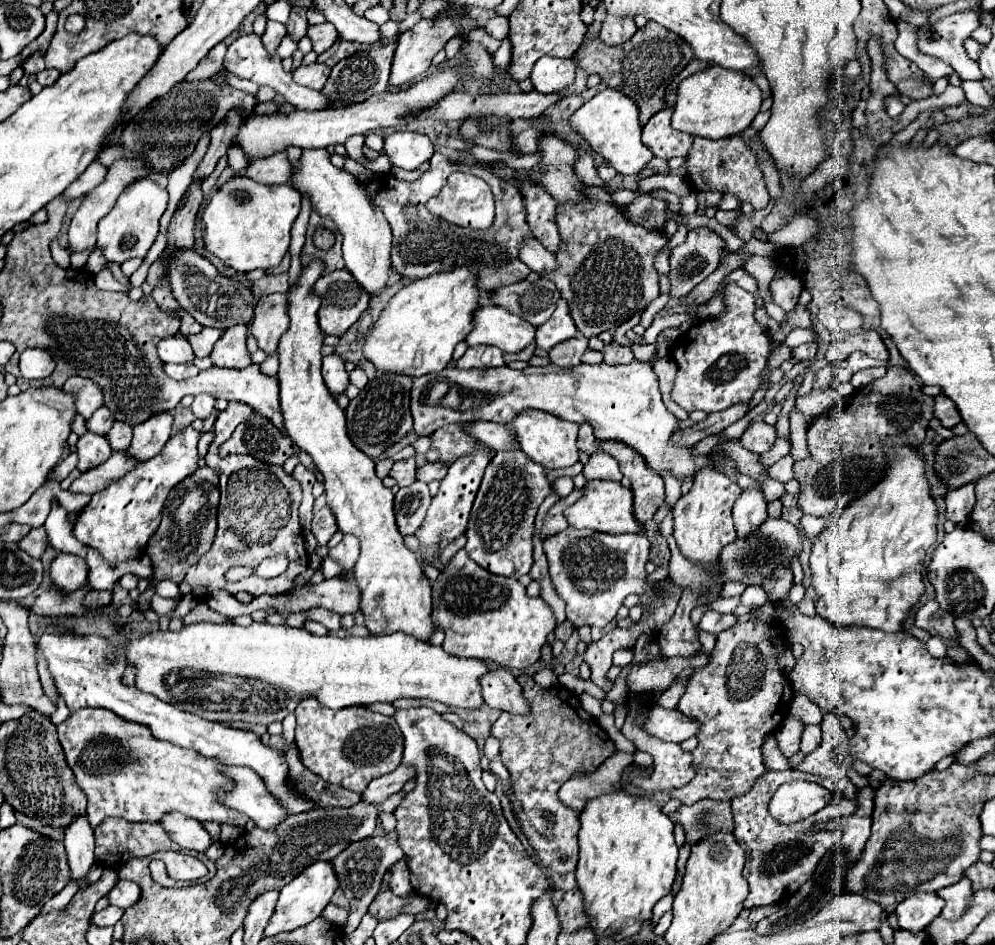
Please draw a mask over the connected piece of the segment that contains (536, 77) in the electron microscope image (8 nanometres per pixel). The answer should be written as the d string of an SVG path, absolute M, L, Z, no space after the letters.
M542 56L534 64L530 80L534 88L542 94L560 94L574 84L576 64L572 58L552 58Z

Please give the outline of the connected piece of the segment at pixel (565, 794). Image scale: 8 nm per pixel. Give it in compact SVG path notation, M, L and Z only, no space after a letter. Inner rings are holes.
M616 750L598 770L590 776L576 776L564 782L558 790L558 798L568 806L580 812L584 808L586 798L596 798L620 788L620 778L626 766L634 764L632 752Z

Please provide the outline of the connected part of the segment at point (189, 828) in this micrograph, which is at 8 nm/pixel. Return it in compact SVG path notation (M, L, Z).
M166 816L166 820L162 820L162 824L164 824L166 832L170 832L172 840L176 844L180 844L182 848L206 852L212 844L212 836L198 820L190 820L184 816Z

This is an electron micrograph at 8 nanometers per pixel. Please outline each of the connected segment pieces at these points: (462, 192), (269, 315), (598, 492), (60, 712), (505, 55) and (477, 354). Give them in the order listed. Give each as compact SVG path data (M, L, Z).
M454 172L448 176L446 186L440 190L438 196L428 200L428 210L436 216L440 216L442 220L469 228L472 230L486 230L490 228L492 220L494 220L494 200L492 200L492 192L490 186L472 174L464 174L464 172Z
M270 294L258 300L250 330L264 352L268 354L276 352L278 340L286 332L286 328L288 328L286 294Z
M592 480L586 482L584 496L566 510L566 520L572 528L590 528L606 534L624 534L624 532L644 532L642 524L634 516L632 490L614 480Z
M60 697L57 704L57 709L53 714L50 715L50 719L52 720L52 722L54 722L54 724L58 725L64 722L64 720L66 720L66 718L68 718L70 714L71 713L66 706L65 701Z
M504 38L500 42L500 48L494 52L494 64L498 64L500 68L506 68L510 64L510 40Z
M470 346L466 354L456 362L458 368L490 368L504 366L502 350L496 346Z

